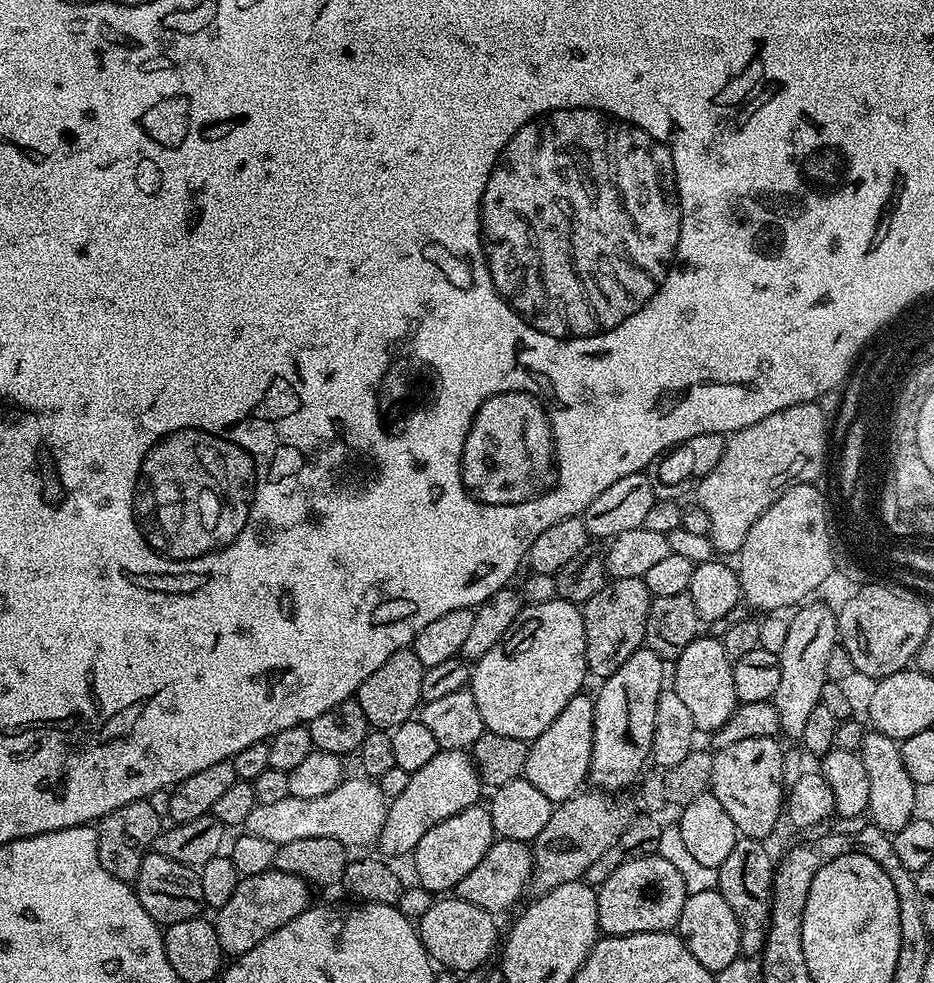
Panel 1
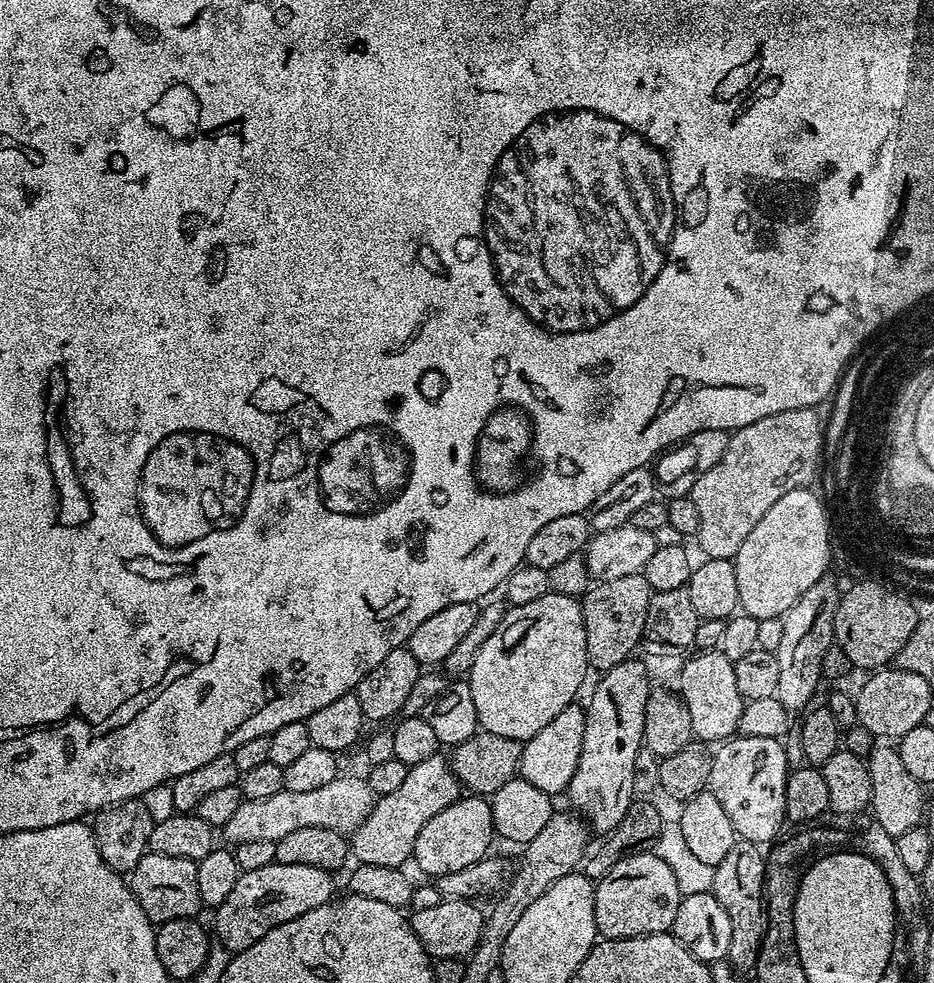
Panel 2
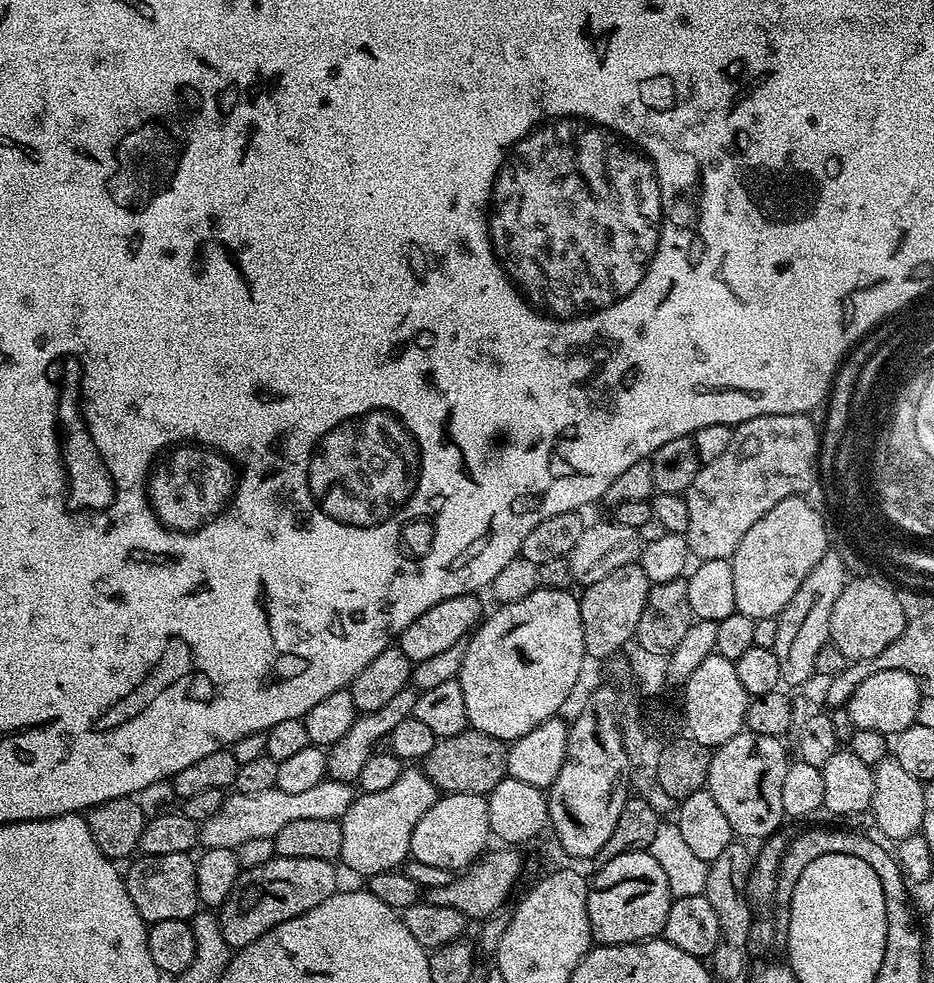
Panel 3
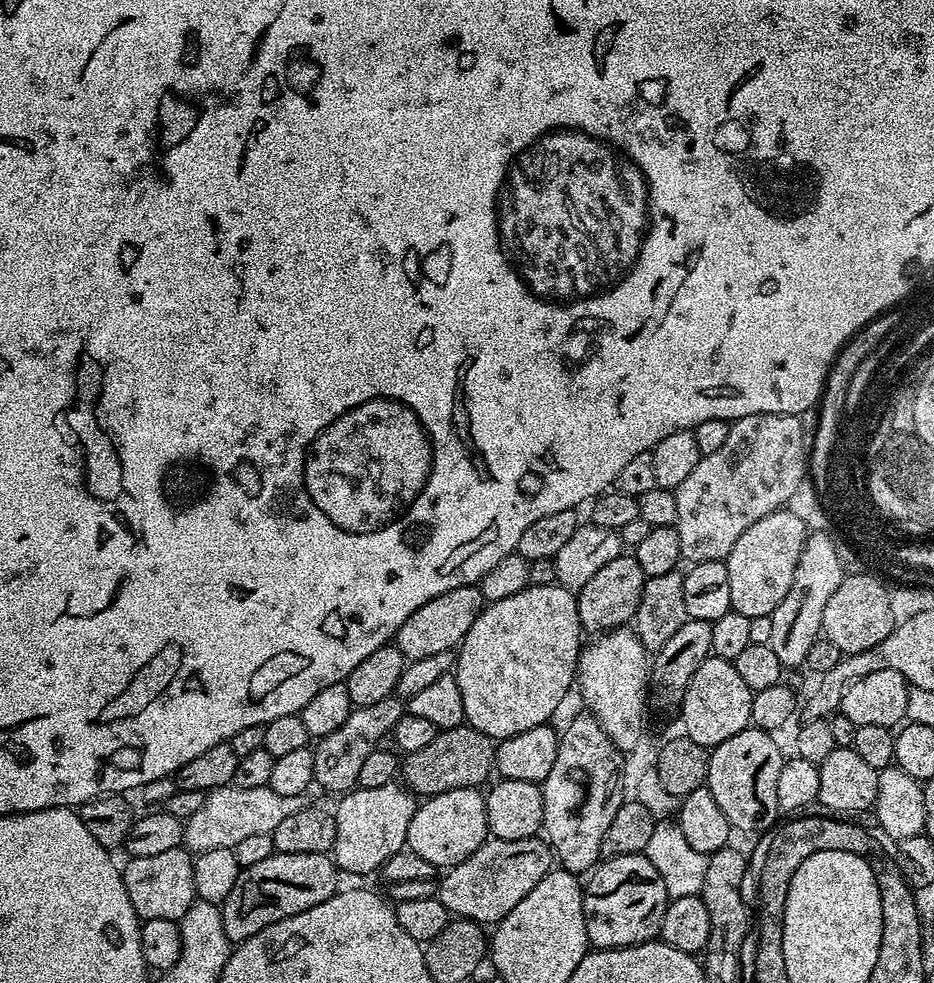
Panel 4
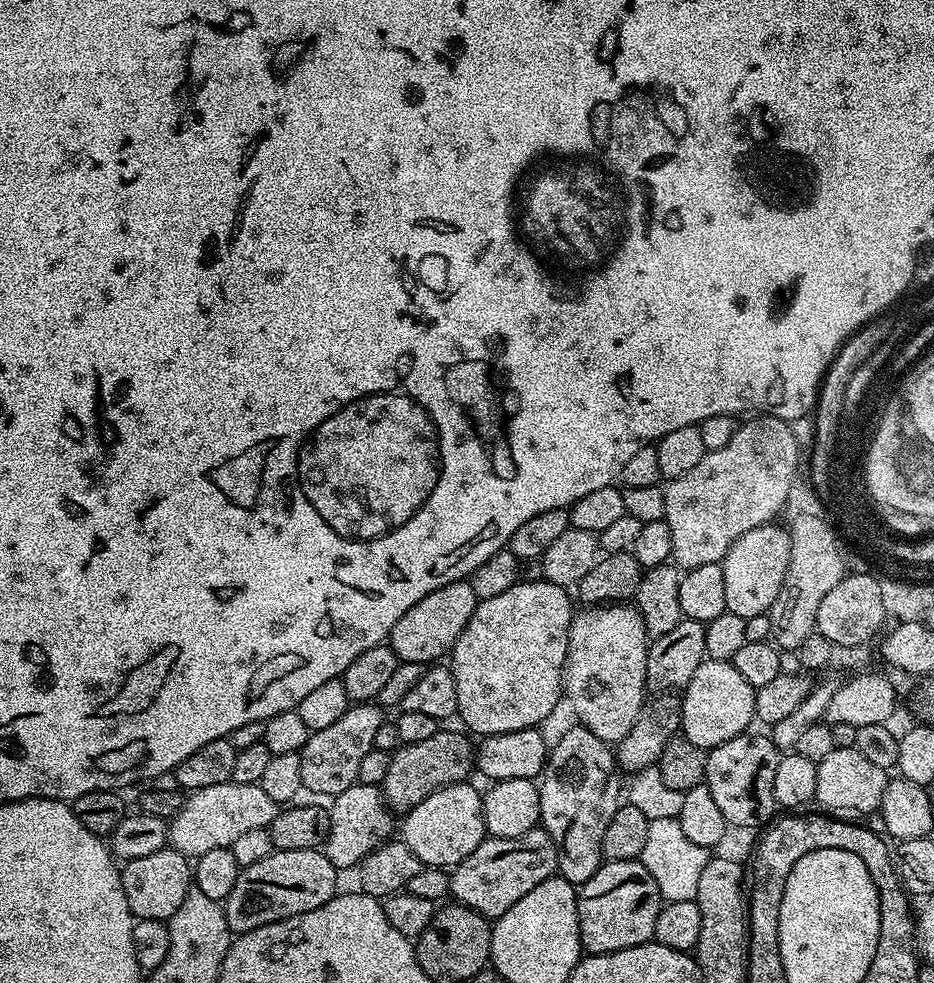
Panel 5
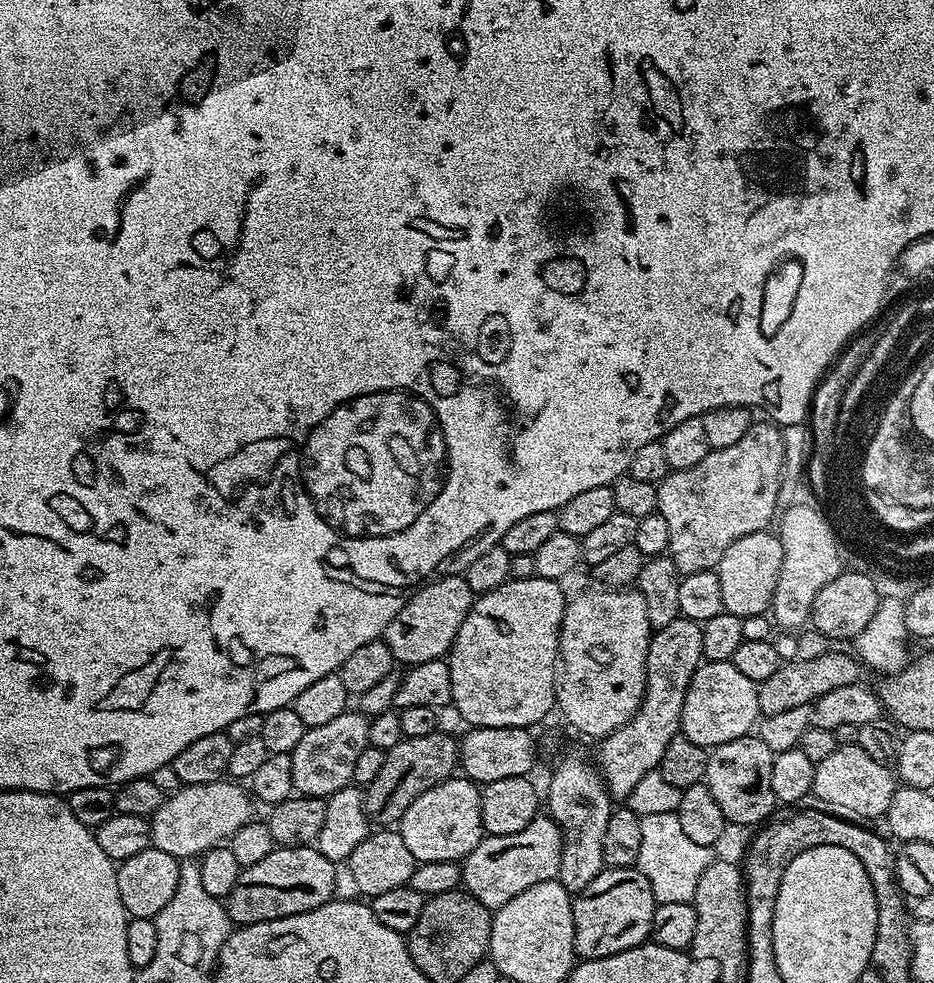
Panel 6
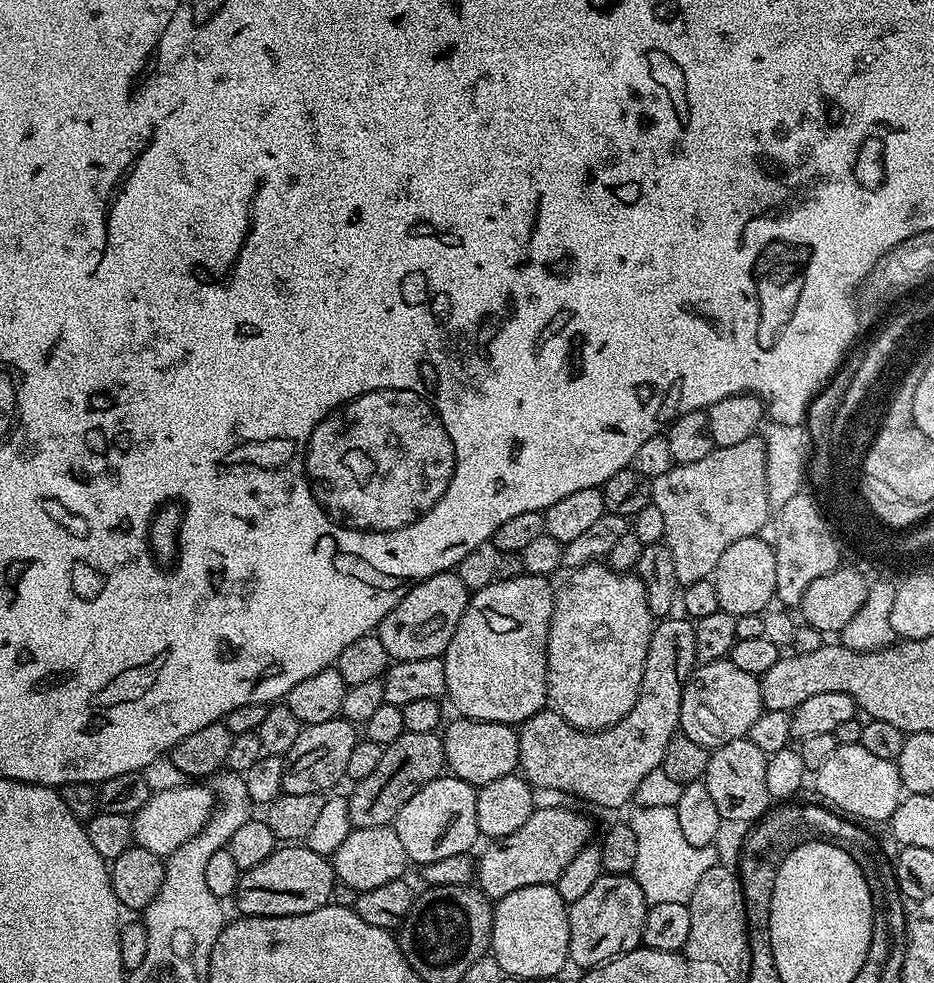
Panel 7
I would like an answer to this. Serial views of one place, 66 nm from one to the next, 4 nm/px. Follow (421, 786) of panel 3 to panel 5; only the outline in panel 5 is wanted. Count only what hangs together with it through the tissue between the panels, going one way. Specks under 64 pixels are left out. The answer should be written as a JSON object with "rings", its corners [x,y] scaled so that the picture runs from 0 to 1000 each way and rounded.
{"rings":[[[377,798],[366,808],[354,811],[353,821],[353,848],[347,854],[345,866],[349,873],[353,873],[361,885],[368,883],[380,884],[405,862],[421,854],[421,827],[411,817],[411,807],[401,798]]]}

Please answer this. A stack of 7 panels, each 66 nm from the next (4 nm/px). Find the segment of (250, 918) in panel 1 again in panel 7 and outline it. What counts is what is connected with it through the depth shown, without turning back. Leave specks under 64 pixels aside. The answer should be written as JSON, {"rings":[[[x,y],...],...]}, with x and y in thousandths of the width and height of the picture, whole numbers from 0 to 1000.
{"rings":[[[300,861],[285,877],[257,888],[251,919],[257,932],[318,932],[352,919],[359,903],[362,896],[352,872],[343,871],[329,861]]]}

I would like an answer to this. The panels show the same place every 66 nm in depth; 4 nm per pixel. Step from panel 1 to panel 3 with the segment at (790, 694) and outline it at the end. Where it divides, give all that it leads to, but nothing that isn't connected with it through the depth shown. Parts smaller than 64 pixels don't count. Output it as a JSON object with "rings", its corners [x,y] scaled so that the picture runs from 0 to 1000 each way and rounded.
{"rings":[[[894,566],[879,568],[876,576],[863,584],[863,592],[854,596],[850,608],[842,612],[831,628],[833,649],[829,649],[827,662],[833,669],[835,690],[840,697],[861,696],[874,688],[872,672],[876,669],[876,661],[889,653],[889,621],[893,621],[893,612],[897,612],[897,604],[901,604],[909,589],[909,579],[903,578]]]}

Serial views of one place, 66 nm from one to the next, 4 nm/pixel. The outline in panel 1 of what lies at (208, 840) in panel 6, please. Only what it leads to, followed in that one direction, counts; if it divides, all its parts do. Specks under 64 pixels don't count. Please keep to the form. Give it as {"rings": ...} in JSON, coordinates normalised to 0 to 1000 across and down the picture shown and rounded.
{"rings":[[[382,787],[378,791],[369,791],[362,800],[362,804],[353,804],[353,808],[345,808],[345,812],[315,812],[308,809],[302,812],[302,816],[292,816],[290,820],[275,818],[272,824],[261,834],[260,841],[264,849],[276,852],[286,852],[297,861],[306,857],[316,857],[318,852],[358,852],[366,857],[368,862],[374,865],[390,863],[393,859],[401,860],[407,854],[407,845],[413,836],[415,827],[416,811],[409,808],[406,797],[401,792],[391,791]]]}

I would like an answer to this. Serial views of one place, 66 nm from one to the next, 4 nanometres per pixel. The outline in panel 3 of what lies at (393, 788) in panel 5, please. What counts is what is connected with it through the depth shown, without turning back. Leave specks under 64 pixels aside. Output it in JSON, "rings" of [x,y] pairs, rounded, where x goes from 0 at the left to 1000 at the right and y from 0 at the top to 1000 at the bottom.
{"rings":[[[502,739],[495,747],[468,752],[465,763],[460,763],[460,767],[456,767],[452,775],[452,784],[472,807],[512,808],[521,811],[529,800],[533,800],[533,796],[544,789],[544,757]]]}

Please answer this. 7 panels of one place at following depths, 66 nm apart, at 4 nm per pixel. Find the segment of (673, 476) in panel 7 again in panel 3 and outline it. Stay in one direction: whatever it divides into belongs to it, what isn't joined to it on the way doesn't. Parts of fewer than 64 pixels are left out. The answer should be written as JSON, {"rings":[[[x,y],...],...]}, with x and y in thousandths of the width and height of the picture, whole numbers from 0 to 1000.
{"rings":[[[824,421],[803,425],[799,429],[787,432],[784,436],[782,454],[764,470],[751,472],[745,480],[743,490],[739,490],[736,501],[731,502],[734,520],[739,523],[737,532],[737,561],[746,571],[778,570],[790,560],[790,551],[794,551],[799,539],[816,527],[833,511],[853,503],[864,502],[869,487],[874,484],[874,472],[878,463],[879,440],[876,431],[869,428],[868,422],[854,421]]]}

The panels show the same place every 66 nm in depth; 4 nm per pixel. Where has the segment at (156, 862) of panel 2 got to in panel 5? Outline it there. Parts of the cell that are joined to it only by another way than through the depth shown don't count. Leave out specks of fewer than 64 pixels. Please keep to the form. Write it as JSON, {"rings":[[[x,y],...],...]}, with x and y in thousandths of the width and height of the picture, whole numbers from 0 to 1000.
{"rings":[[[183,861],[165,865],[165,869],[155,869],[153,873],[136,876],[128,883],[128,892],[131,905],[135,905],[135,918],[139,918],[139,926],[146,936],[183,936],[191,922],[195,922],[208,903],[208,883],[202,872]]]}

